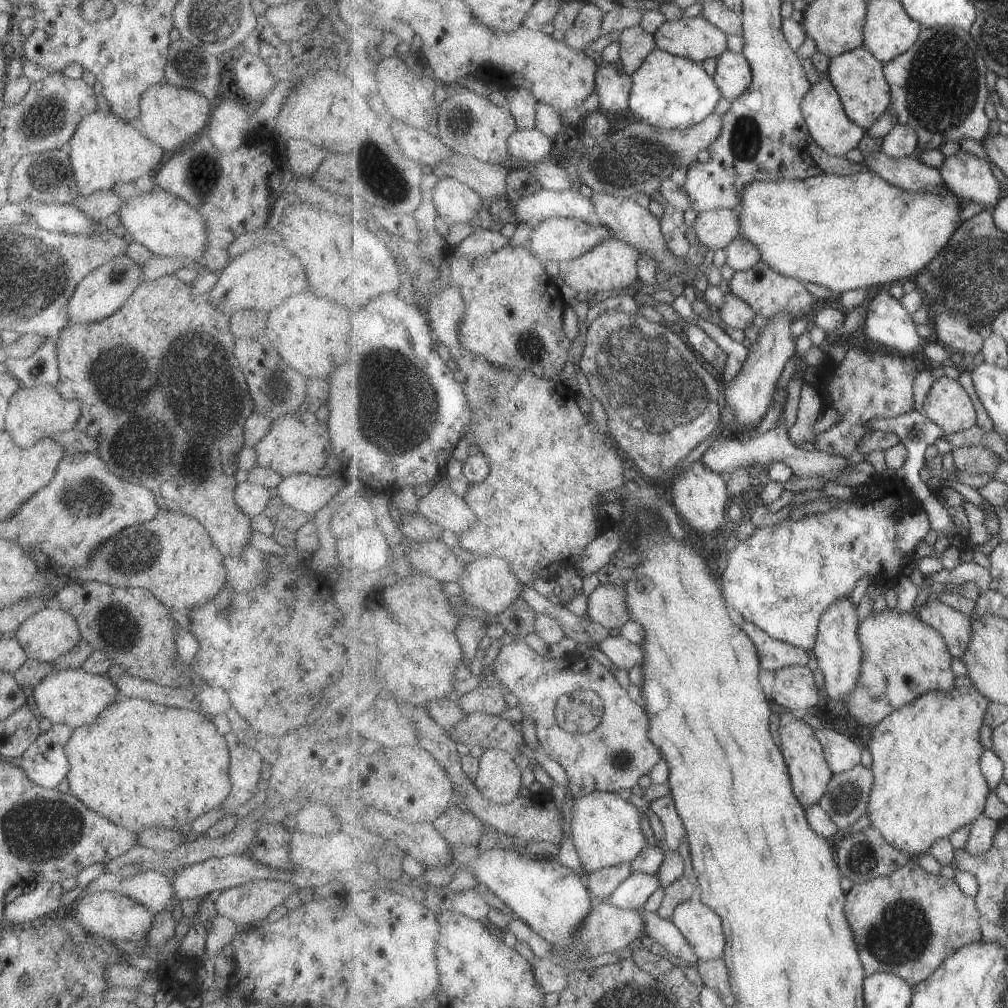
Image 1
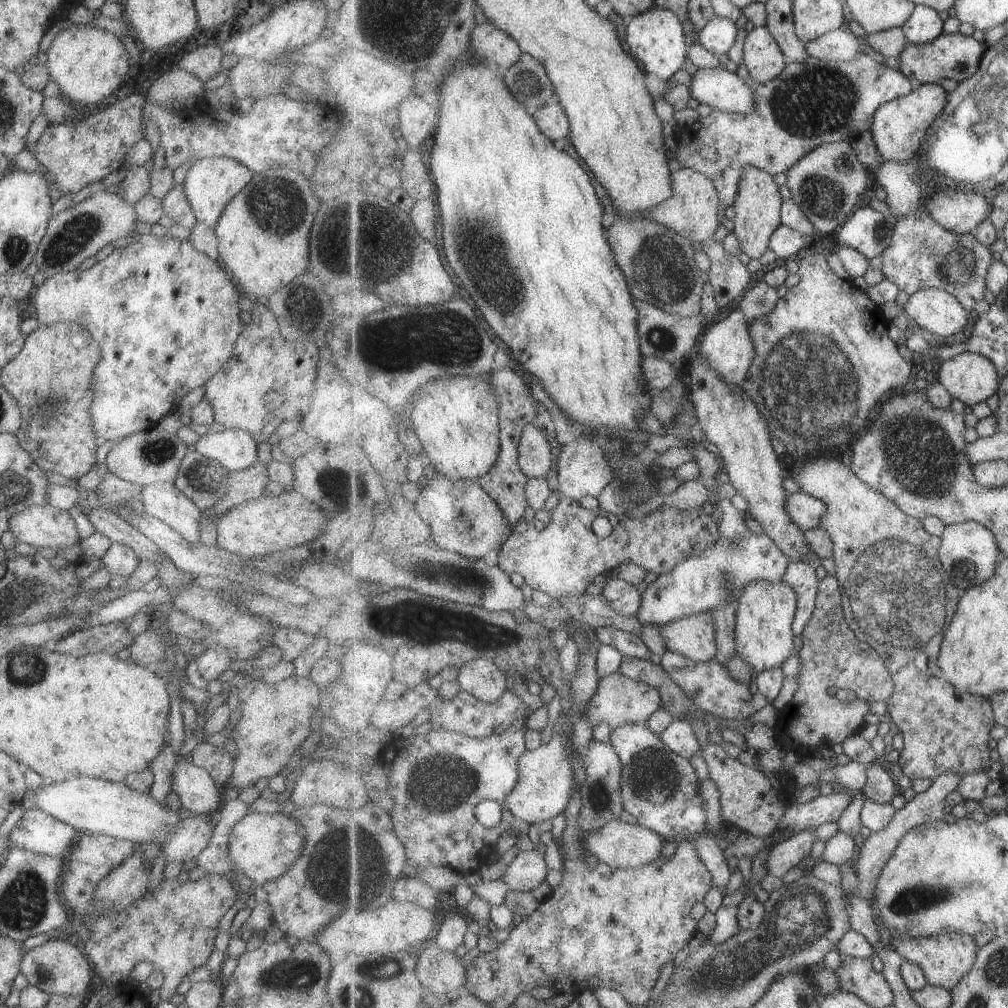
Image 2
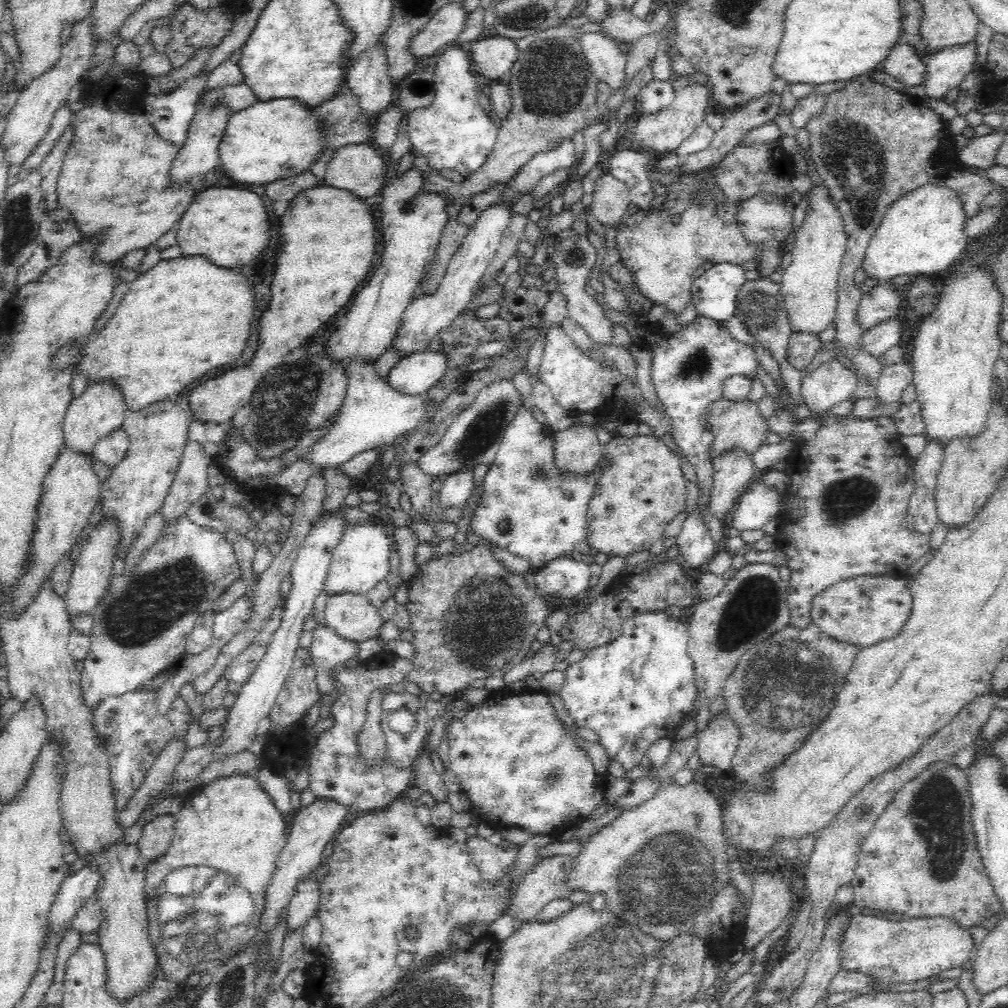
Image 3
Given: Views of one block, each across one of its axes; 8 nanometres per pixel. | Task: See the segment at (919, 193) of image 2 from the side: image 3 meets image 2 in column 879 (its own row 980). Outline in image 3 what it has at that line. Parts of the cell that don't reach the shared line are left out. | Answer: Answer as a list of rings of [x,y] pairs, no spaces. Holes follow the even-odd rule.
[[[253,774],[218,778],[214,782],[204,784],[201,792],[208,798],[209,805],[203,811],[195,811],[186,801],[181,810],[173,815],[173,834],[168,850],[157,861],[150,862],[146,871],[145,893],[150,905],[147,912],[149,938],[160,958],[164,977],[181,986],[195,970],[197,975],[202,975],[212,969],[212,964],[223,966],[230,958],[234,958],[244,944],[248,944],[256,936],[264,908],[266,886],[272,876],[272,870],[276,868],[274,862],[286,844],[288,835],[284,814],[276,808]],[[200,864],[225,870],[234,875],[243,887],[242,890],[240,886],[228,888],[224,898],[220,894],[222,911],[216,915],[199,917],[193,925],[194,931],[200,930],[209,934],[210,940],[205,944],[204,951],[197,952],[191,947],[173,952],[164,948],[164,935],[160,934],[158,911],[155,908],[157,888],[173,870]],[[218,925],[224,926],[219,929],[221,934],[214,930]]]

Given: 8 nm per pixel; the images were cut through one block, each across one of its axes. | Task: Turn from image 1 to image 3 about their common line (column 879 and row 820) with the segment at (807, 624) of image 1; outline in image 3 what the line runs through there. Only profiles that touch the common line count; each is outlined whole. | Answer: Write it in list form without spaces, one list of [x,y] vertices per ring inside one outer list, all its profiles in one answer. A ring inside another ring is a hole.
[[[530,691],[517,695],[500,693],[487,699],[484,704],[476,705],[469,709],[467,715],[461,719],[454,718],[449,724],[447,745],[450,760],[449,769],[456,774],[460,781],[460,790],[464,796],[470,800],[469,814],[474,820],[484,822],[495,830],[504,829],[506,827],[518,827],[526,832],[537,834],[550,834],[552,830],[564,826],[567,828],[572,825],[577,825],[583,819],[587,818],[594,808],[602,804],[605,798],[605,776],[596,773],[592,762],[588,758],[588,754],[576,745],[576,741],[568,735],[566,728],[557,718],[554,706],[549,702],[548,694],[545,691]]]

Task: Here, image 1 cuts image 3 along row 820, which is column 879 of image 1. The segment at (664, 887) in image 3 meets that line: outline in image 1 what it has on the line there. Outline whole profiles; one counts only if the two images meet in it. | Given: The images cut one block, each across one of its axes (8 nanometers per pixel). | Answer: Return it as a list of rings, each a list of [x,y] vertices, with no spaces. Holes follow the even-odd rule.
[[[885,609],[880,613],[869,614],[860,622],[863,664],[858,685],[844,698],[850,717],[855,722],[876,726],[898,708],[913,702],[929,691],[950,691],[954,688],[957,674],[953,670],[953,656],[945,637],[929,626],[915,613],[900,613]]]

